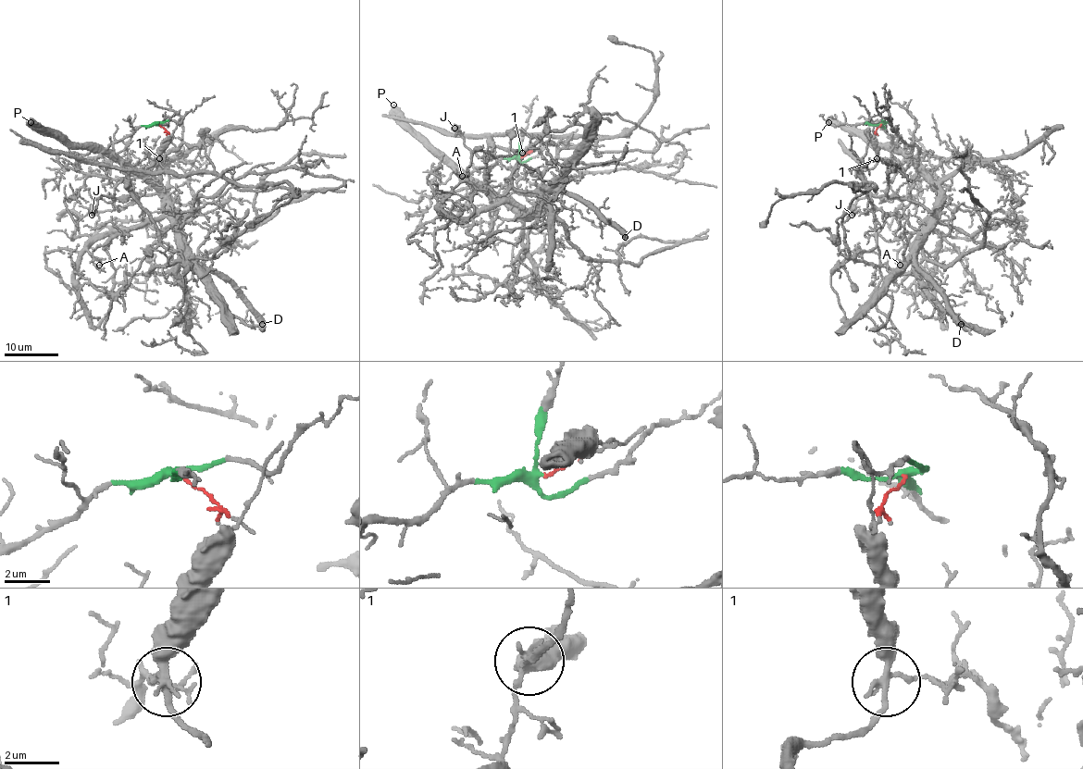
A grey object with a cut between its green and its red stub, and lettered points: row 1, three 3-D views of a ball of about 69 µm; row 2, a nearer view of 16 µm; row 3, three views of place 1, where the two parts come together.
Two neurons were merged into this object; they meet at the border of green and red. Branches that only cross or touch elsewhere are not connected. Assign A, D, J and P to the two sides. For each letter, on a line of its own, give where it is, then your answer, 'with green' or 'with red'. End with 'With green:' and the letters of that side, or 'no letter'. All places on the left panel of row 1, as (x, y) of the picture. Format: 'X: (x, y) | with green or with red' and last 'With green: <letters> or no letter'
A: (99, 265) | with green
D: (262, 324) | with green
J: (92, 215) | with red
P: (31, 122) | with green
With green: A, D, P

